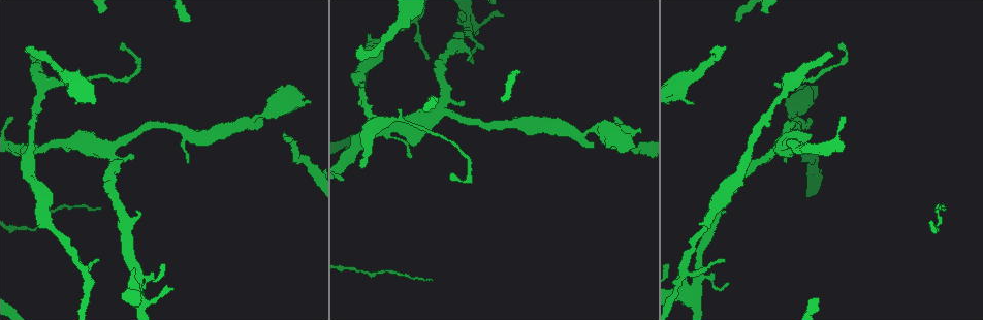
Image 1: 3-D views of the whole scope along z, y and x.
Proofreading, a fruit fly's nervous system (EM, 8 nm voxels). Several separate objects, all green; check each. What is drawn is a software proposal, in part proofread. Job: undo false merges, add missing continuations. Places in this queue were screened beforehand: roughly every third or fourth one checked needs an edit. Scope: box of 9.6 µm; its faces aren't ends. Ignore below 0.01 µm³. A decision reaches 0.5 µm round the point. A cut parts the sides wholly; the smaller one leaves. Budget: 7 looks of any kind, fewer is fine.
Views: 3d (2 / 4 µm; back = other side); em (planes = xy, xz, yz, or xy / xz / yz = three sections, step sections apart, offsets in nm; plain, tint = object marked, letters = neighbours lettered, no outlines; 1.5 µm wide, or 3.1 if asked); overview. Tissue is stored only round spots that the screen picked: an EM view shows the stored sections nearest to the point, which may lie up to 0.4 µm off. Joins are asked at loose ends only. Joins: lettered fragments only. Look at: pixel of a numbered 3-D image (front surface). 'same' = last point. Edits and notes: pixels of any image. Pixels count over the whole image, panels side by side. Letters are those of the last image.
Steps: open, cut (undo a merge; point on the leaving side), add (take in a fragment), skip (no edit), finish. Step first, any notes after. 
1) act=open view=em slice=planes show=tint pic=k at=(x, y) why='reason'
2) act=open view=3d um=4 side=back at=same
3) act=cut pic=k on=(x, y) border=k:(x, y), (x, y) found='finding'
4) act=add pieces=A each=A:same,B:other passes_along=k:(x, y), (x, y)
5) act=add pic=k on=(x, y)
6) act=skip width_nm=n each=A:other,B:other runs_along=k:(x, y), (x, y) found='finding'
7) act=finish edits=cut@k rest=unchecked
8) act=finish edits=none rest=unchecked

act=open view=em slice=planes show=letters pic=1 at=(831, 57) why='branch stops here'

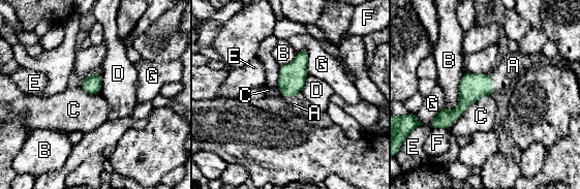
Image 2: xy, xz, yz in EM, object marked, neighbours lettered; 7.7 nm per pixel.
act=add pieces=A width_nm=140 longest_contact=C:400nm each=A:same,B:other,C:other,D:other,E:other,F:other,G:other found='it goes on there'

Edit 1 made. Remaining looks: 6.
act=open view=overview why='redraw'

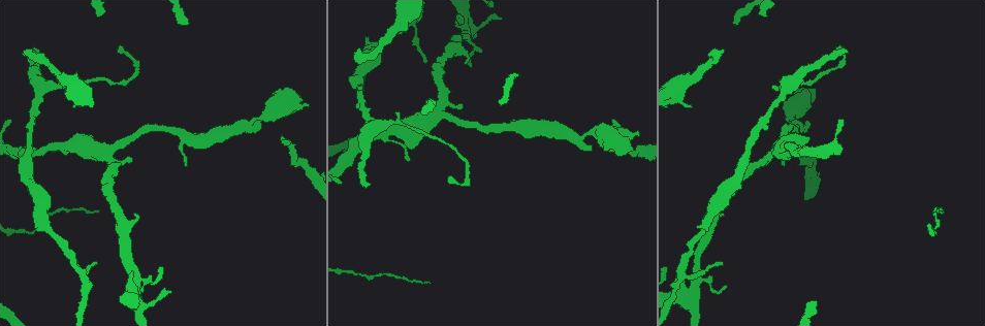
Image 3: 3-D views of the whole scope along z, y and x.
act=open view=em slice=yz step=4 show=tint pic=3 at=(592, 150) why='free end'

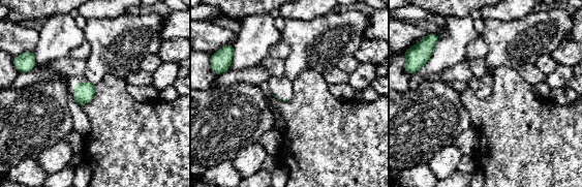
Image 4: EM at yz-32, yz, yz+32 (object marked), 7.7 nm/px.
act=open view=em slice=yz step=4 show=letters at=same why='what lies round it'

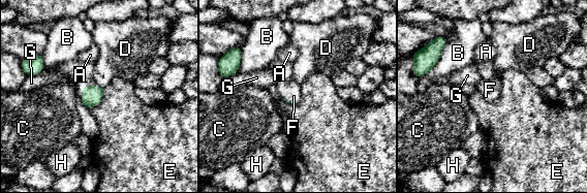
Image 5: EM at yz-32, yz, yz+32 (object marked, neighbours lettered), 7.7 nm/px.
act=add pieces=F each=A:other,B:other,C:other,D:other,E:other,F:same,G:other,H:other passes_along=5:(91, 95), (84, 86), (80, 84) found='it goes on there'

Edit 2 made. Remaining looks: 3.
act=open view=3d um=4 pic=3 at=(353, 59) why='branch stops here'

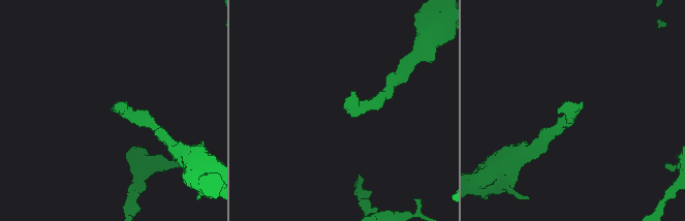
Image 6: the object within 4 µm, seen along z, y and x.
act=open view=em slice=planes show=letters pic=6 at=(343, 106) why='now the EM'

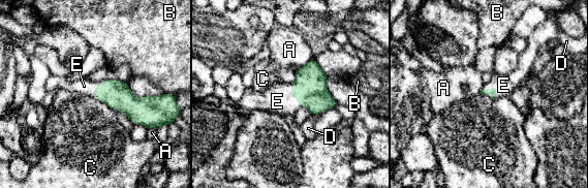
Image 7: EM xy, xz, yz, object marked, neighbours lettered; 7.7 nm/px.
act=add pieces=E each=A:other,B:other,C:other,D:other,E:same passes_along=7:(309, 88), (290, 95), (276, 99) found='the cell continues'

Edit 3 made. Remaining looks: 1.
act=finish edits=add@2,add@5,add@7 rest=unchecked

